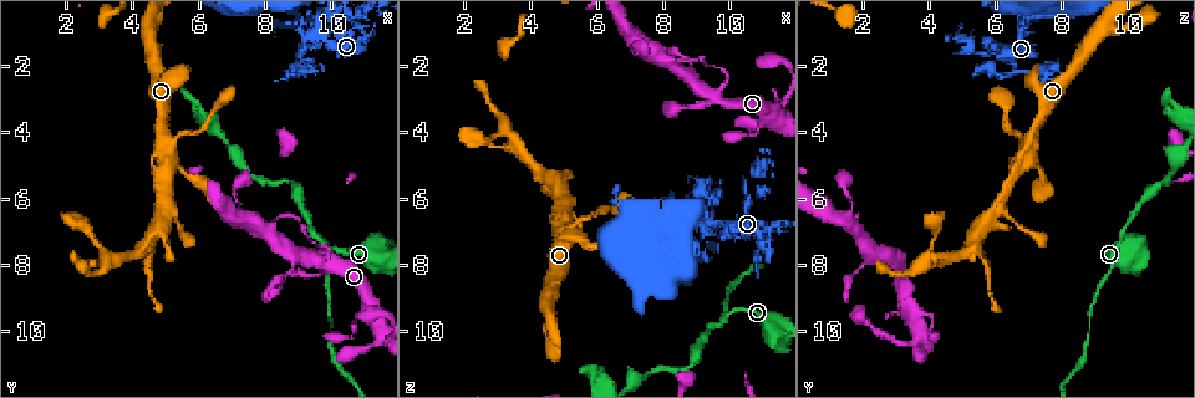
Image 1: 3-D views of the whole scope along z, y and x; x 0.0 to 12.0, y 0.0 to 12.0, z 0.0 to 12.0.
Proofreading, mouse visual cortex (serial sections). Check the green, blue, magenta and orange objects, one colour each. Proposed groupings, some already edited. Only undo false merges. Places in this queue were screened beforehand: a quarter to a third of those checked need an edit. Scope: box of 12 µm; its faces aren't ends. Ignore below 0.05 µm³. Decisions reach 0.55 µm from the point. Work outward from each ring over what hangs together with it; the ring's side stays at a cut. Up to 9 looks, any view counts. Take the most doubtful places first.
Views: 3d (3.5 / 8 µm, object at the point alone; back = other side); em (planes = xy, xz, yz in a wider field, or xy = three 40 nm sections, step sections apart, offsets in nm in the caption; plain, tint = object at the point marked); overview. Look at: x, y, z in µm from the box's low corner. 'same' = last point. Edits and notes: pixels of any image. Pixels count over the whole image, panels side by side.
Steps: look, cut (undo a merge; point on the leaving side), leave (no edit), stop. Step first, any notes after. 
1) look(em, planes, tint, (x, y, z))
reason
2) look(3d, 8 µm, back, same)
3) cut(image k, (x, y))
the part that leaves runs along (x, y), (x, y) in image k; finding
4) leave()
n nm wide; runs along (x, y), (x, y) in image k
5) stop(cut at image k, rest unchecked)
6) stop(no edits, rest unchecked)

look(3d, 3.5 µm, (9.8, 7.7, 9.6))
three arms meet

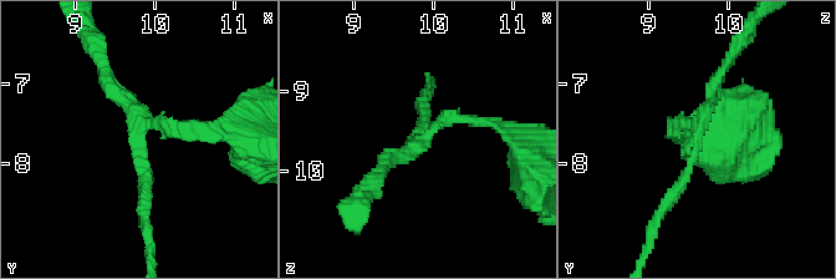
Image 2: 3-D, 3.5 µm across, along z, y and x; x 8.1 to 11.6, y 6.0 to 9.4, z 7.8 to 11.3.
look(em, xy, step 3, tint, (9.80, 7.75, 9.60))
3 arms; arms of 150, 150, 200 nm

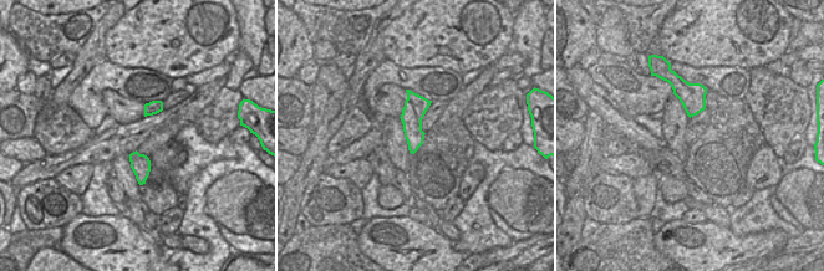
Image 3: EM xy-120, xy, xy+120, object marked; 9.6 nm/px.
leave()
runs along (678, 132), (694, 123), (698, 147), (659, 212) in image 2; one cell here

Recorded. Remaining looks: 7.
look(3d, 3.5 µm, (3.4, 7.8, 4.0))
abrupt turn

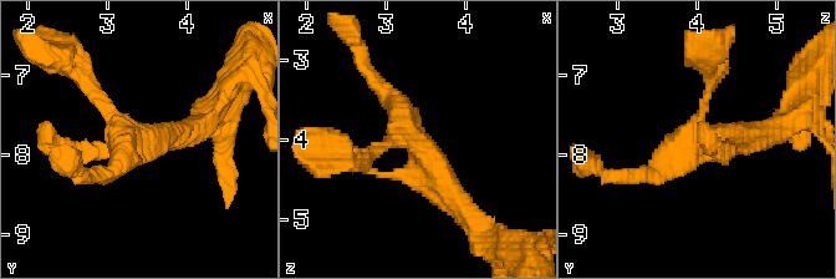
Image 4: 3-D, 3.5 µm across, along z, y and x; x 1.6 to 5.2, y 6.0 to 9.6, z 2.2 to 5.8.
look(em, xy, step 1, tint, (3.35, 7.80, 4.00))

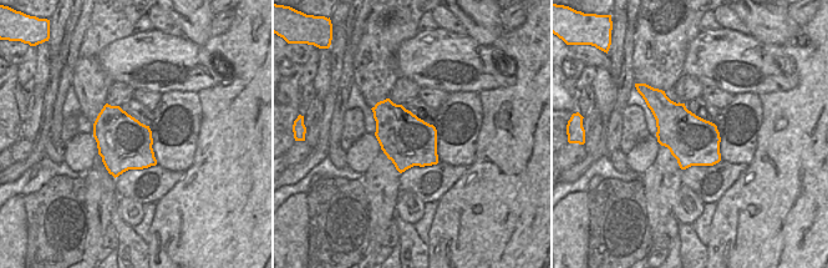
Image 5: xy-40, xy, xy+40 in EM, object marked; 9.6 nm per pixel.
leave()
runs along (183, 135), (133, 140), (83, 77) in image 4; one cell here

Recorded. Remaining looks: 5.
look(3d, 3.5 µm, (10.6, 9.7, 4.1))
abrupt turn

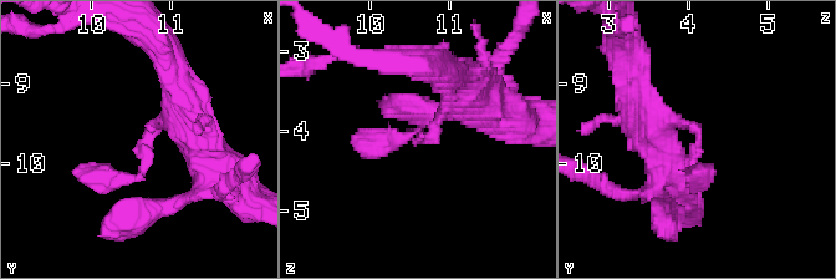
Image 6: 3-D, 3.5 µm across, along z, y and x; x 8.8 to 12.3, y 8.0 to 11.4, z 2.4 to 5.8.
look(em, xy, step 2, tint, (10.70, 9.80, 4.10))
need the tissue

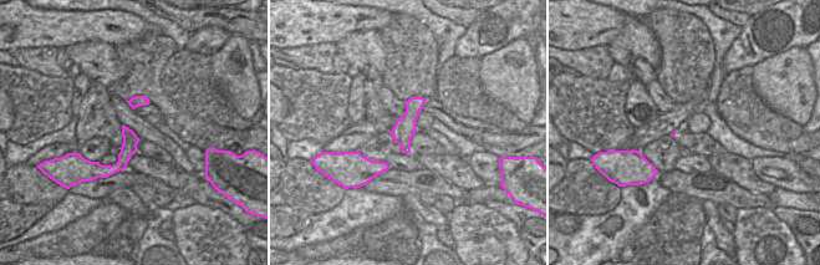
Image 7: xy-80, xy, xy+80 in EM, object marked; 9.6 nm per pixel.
leave()
runs along (135, 139), (115, 168), (90, 164) in image 7; one cell here

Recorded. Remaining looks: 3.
look(3d, 3.5 µm, (8.9, 5.6, 11.0))
abrupt turn

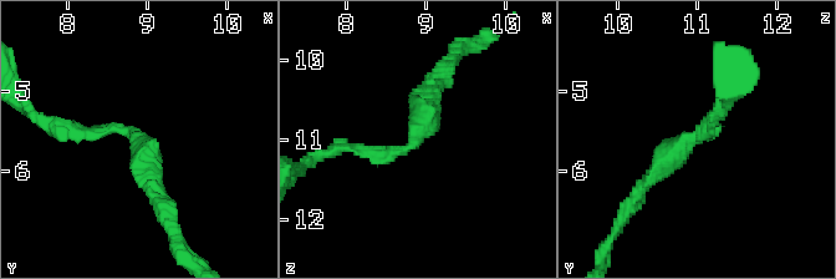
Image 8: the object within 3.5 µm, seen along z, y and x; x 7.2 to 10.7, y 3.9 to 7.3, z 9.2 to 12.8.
look(em, xy, step 1, tint, (8.85, 5.55, 11.05))
arms of 150, 200 nm; now the EM

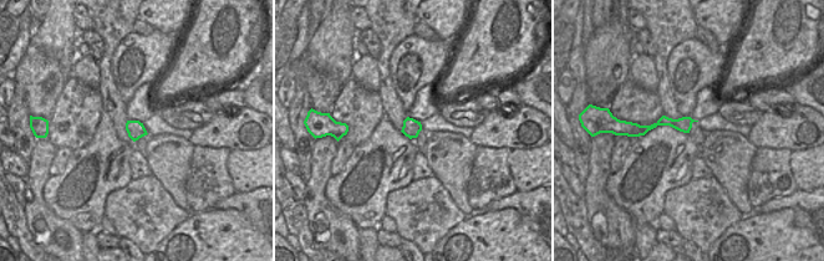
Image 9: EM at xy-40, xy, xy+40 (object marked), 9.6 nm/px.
look(em, xy, step 3, tint, same)

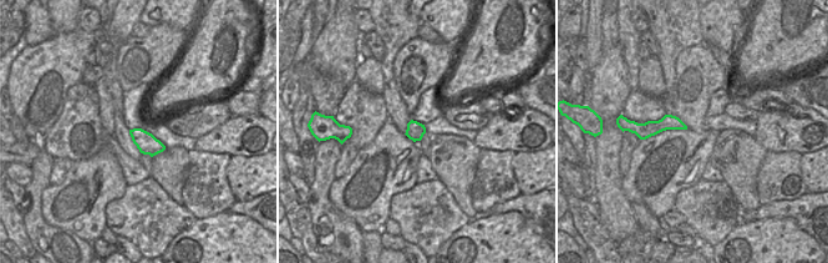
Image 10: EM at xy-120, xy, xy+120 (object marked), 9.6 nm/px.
leave()
170 nm wide; runs along (433, 84), (407, 147), (334, 150) in image 8; continuous, no second cell

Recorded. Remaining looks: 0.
stop(no edits, rest unchecked)

